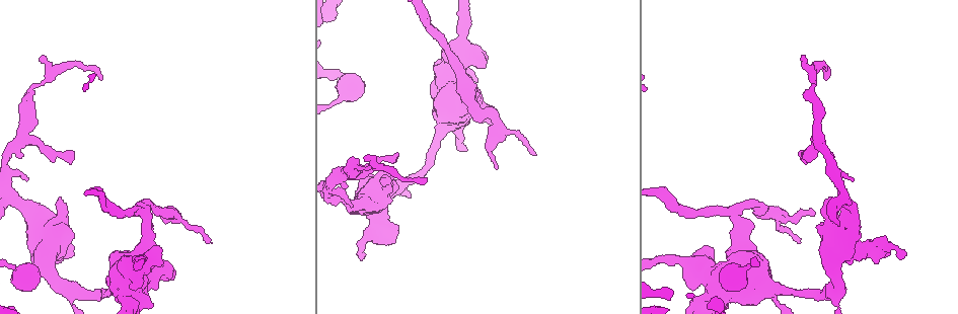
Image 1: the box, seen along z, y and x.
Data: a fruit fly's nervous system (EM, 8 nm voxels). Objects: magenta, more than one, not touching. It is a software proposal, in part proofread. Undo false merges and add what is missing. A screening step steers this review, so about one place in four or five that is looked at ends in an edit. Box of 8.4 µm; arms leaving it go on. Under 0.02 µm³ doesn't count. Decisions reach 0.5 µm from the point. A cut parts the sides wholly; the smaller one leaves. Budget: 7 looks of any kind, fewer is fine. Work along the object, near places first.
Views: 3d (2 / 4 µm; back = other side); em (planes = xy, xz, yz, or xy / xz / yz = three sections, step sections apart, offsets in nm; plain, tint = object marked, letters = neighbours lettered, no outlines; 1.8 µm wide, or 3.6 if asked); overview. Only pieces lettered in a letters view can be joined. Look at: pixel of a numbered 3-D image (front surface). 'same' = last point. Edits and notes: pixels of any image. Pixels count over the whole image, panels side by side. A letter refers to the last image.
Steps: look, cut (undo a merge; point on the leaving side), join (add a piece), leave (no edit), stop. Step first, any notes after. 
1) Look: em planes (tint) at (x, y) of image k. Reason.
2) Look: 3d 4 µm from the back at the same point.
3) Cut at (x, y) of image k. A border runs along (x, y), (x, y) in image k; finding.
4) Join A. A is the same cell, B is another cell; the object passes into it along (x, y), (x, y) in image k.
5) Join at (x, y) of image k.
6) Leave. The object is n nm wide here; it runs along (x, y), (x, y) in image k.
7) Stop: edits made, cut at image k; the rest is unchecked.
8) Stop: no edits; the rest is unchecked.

Look: em yz step 4 (tint) at (825, 76) of image 1. Branch stops here.

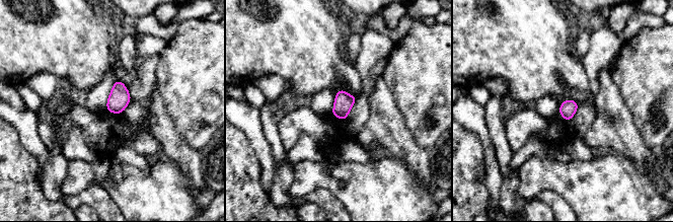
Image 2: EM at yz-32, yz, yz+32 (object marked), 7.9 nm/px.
Look: em planes (letters) at the same point. Cut it another way.

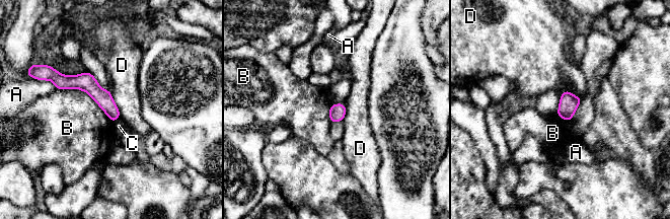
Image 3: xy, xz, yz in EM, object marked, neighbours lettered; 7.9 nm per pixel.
Leave. A, B, C and D are other cells; a border runs along (56, 87), (84, 90), (112, 122) in image 3; no lettered piece goes on from it.

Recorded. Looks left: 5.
Look: em xy step 16 (letters) at (830, 197) of image 1. An open end.

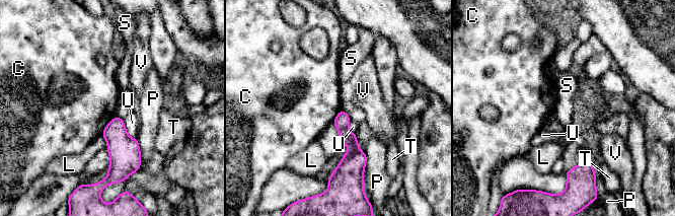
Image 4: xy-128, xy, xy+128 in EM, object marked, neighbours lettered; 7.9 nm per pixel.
Look: em planes (letters) at the same point. Another direction.

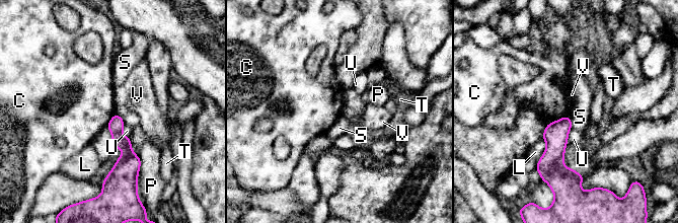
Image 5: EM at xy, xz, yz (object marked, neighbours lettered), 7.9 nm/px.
Leave. The longest contact is with L, 260 nm; C, L, P, S, T, U and V are other cells; it runs along (116, 117), (126, 146), (118, 173) in image 5; no lettered piece goes on from it.

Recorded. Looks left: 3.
Look: em planes (plain) at (818, 141) of image 1. Three-way junction.

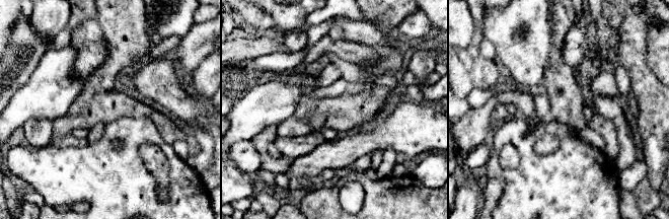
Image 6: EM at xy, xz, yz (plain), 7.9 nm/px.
Look: em planes (letters) at the same point.

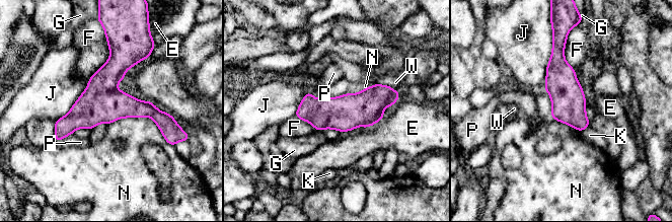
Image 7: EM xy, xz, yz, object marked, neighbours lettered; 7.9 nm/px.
Leave. The longest contact is with N, 550 nm; E, F, G, J, K, N, P and W are other cells; a border runs along (107, 124), (149, 117), (170, 145) in image 7; all the same cell.

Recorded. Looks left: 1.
Stop: no edits; the rest is unchecked.

